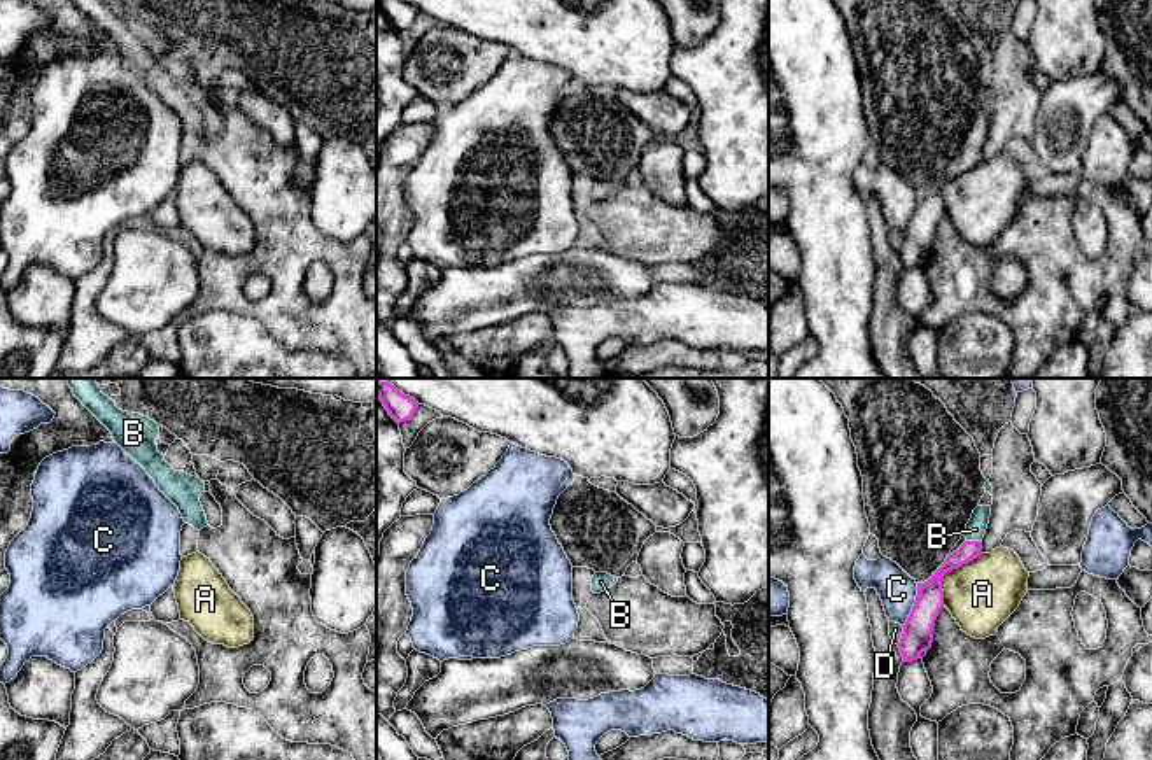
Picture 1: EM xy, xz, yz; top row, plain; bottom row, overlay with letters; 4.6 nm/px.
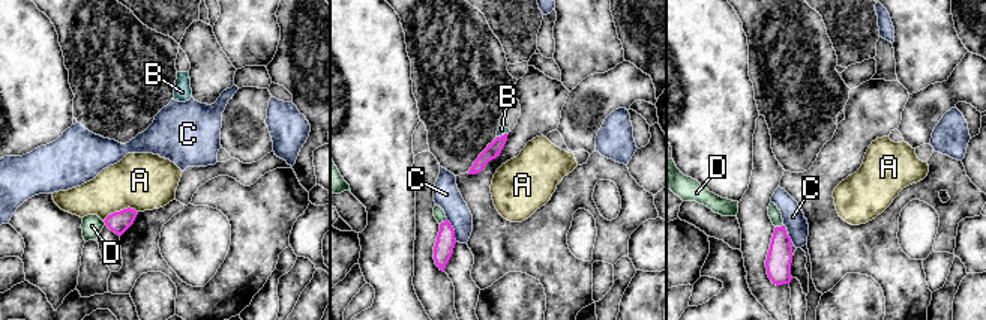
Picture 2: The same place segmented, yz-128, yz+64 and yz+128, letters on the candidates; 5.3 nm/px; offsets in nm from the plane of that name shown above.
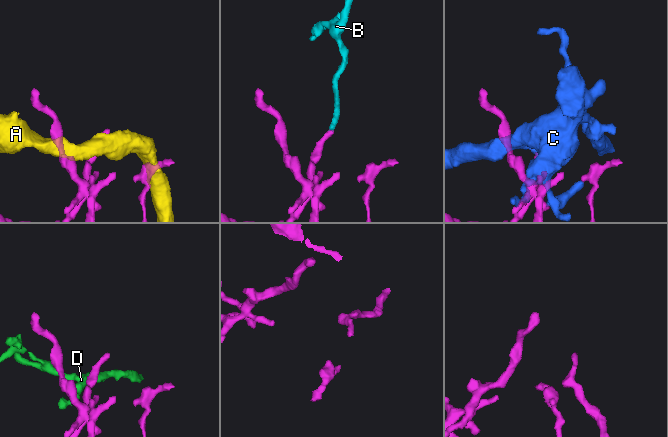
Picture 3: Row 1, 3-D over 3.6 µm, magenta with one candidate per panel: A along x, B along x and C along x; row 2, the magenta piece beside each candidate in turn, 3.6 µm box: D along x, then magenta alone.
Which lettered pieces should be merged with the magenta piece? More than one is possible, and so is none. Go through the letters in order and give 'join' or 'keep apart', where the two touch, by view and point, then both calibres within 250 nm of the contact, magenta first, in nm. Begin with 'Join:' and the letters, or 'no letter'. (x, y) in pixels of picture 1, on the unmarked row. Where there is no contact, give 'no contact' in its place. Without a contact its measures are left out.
Join: B
A: keep apart | yz (948, 179) | 130/320 nm
B: join | yz (974, 149) | 90/90 nm
C: keep apart | yz (914, 212) | 140/170 nm
D: keep apart | yz (902, 242) | 140/60 nm

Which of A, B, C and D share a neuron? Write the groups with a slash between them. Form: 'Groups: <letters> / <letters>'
Groups: A / B / C / D

